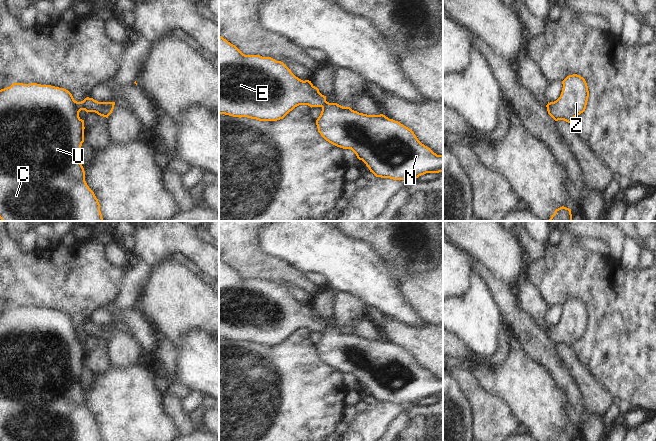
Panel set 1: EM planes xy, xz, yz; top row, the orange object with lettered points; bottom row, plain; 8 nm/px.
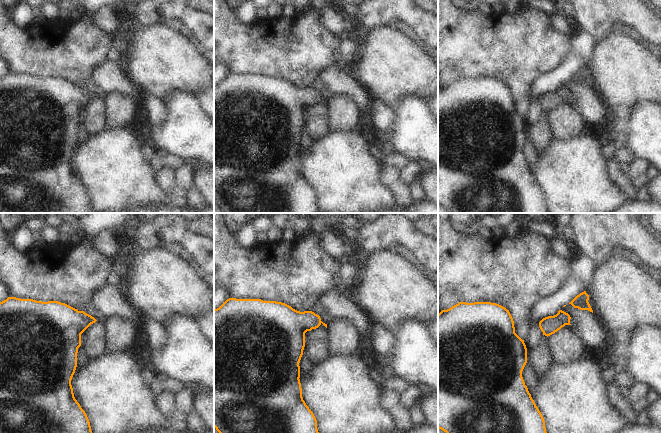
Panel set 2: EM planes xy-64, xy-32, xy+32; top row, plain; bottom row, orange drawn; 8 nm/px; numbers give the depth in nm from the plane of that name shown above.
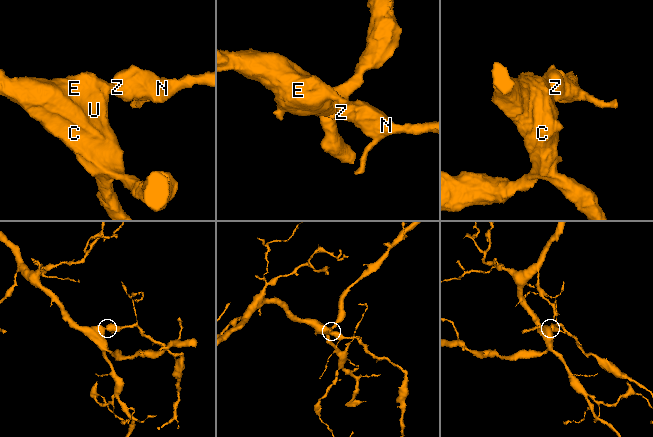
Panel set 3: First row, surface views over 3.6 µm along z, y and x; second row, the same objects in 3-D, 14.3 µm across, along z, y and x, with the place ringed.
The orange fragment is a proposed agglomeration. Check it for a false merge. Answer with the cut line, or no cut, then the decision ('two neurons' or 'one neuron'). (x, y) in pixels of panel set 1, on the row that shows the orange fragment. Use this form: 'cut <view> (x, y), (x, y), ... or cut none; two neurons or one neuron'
cut none; one neuron

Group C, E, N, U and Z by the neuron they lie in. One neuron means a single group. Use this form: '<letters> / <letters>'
C E N U Z

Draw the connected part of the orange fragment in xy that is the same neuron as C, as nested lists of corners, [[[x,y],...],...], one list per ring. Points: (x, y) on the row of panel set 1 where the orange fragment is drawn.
[[[13,83],[10,87],[0,90],[0,219],[2,221],[104,221],[98,199],[87,185],[84,168],[78,159],[84,142],[85,129],[84,120],[79,117],[79,112],[81,110],[85,110],[87,113],[95,112],[108,118],[114,105],[115,102],[98,102],[89,97],[77,102],[72,94],[64,88],[37,83]]]

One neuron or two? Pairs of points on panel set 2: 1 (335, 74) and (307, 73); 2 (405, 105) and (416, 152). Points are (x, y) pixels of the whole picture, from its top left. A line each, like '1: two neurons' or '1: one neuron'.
1: two neurons
2: one neuron

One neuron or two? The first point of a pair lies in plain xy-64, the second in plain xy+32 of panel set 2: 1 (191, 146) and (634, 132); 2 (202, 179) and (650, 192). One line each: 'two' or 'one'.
1: one
2: one

